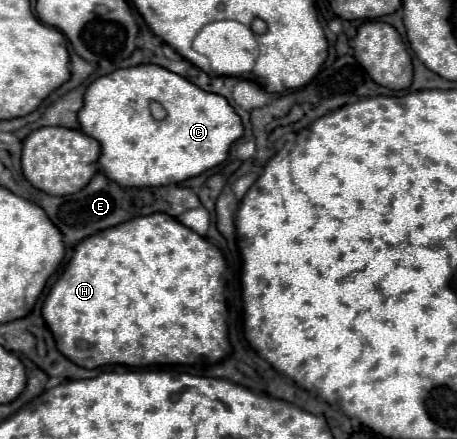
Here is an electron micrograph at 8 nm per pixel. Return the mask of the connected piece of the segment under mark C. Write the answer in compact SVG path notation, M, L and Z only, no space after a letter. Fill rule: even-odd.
M155 64L121 68L95 80L85 92L85 104L79 110L79 124L87 136L95 138L101 144L99 168L105 172L105 176L129 188L165 186L193 178L221 164L227 158L231 144L243 136L241 118L223 96L207 94L179 74L173 74ZM151 100L159 102L167 110L167 116L159 122L153 120L149 112Z

